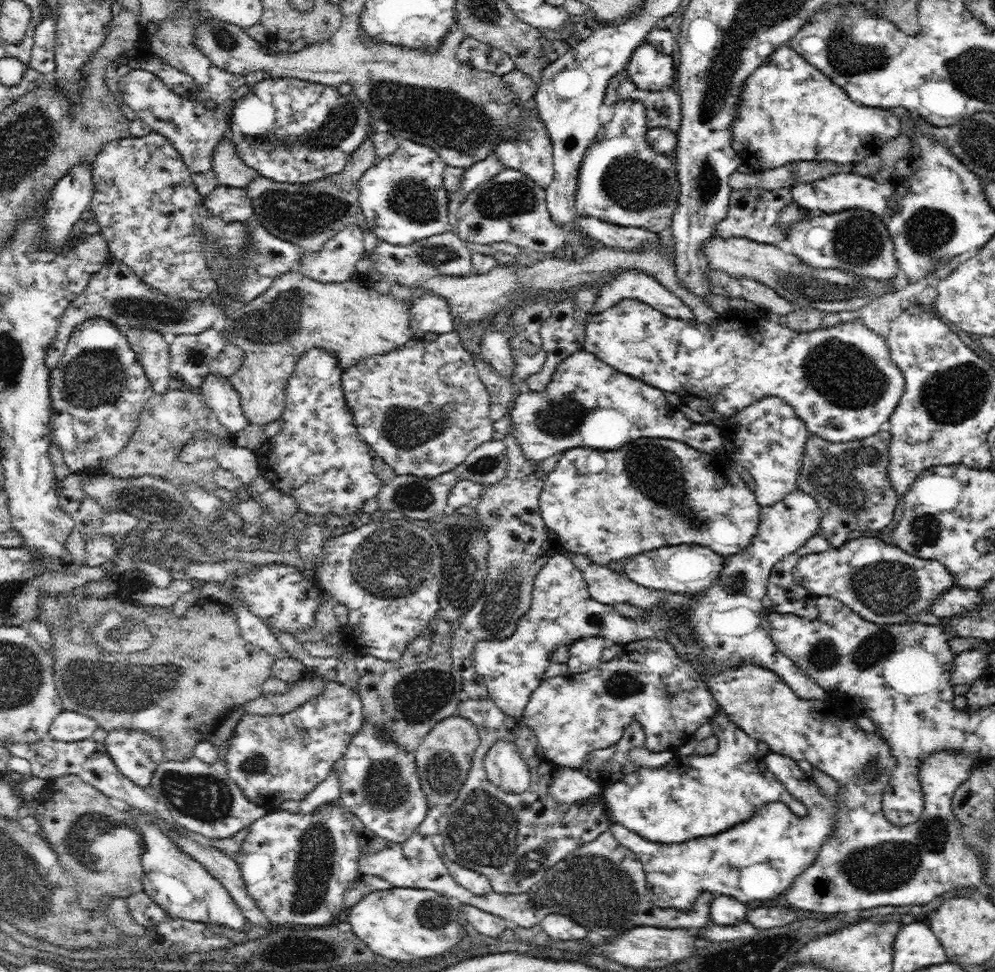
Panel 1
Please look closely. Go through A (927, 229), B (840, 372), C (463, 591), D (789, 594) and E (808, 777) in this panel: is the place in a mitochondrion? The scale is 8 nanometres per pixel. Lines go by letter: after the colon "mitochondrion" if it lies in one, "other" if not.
A: mitochondrion
B: mitochondrion
C: mitochondrion
D: other
E: other

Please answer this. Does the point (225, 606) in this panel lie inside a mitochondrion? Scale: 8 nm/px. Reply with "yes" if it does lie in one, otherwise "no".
no

